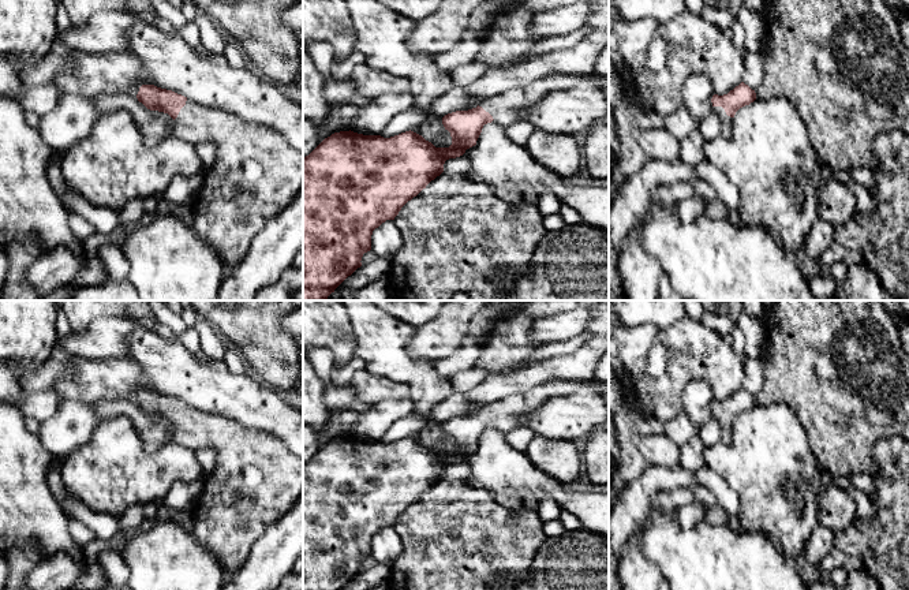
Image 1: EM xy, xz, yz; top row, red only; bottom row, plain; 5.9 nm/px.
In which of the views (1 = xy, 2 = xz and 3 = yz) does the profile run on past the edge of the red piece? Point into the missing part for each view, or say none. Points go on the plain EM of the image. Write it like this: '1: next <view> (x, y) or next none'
1: next xy (255, 481)
2: next xz (507, 414)
3: next yz (726, 426)

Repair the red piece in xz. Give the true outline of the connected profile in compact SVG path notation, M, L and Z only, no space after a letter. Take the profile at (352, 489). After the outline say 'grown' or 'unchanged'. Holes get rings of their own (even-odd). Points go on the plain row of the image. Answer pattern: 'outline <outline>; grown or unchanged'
outline M550 381L524 393L487 403L476 414L445 421L442 430L452 442L449 453L435 453L411 436L390 444L363 441L351 436L325 444L303 463L303 590L341 590L362 572L363 560L371 556L373 537L386 526L394 526L408 507L444 478L446 466L460 463L467 455L475 452L485 430L494 427L508 433L527 426L527 417L534 410L551 397L571 396L576 392L577 384L577 381Z; grown

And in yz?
outline M741 388L727 400L714 400L711 404L712 418L718 421L722 433L722 442L729 444L732 441L732 429L736 418L749 411L756 406L756 399L748 391Z; grown

